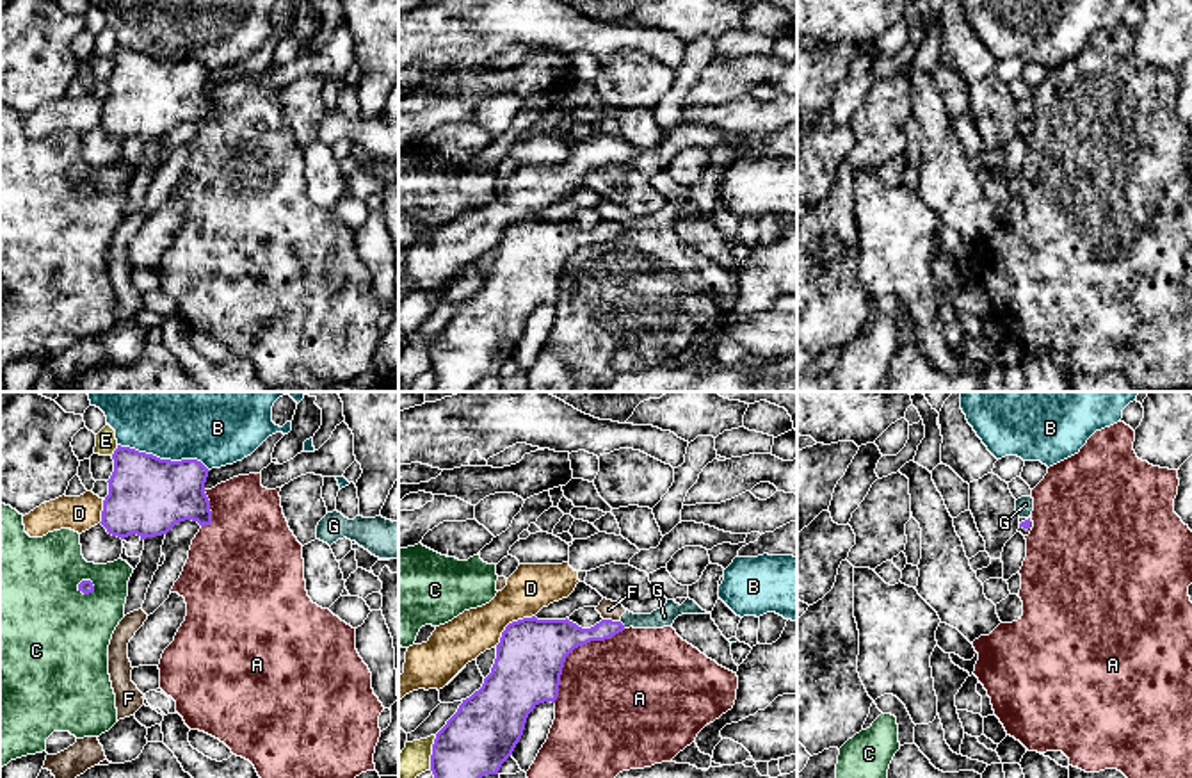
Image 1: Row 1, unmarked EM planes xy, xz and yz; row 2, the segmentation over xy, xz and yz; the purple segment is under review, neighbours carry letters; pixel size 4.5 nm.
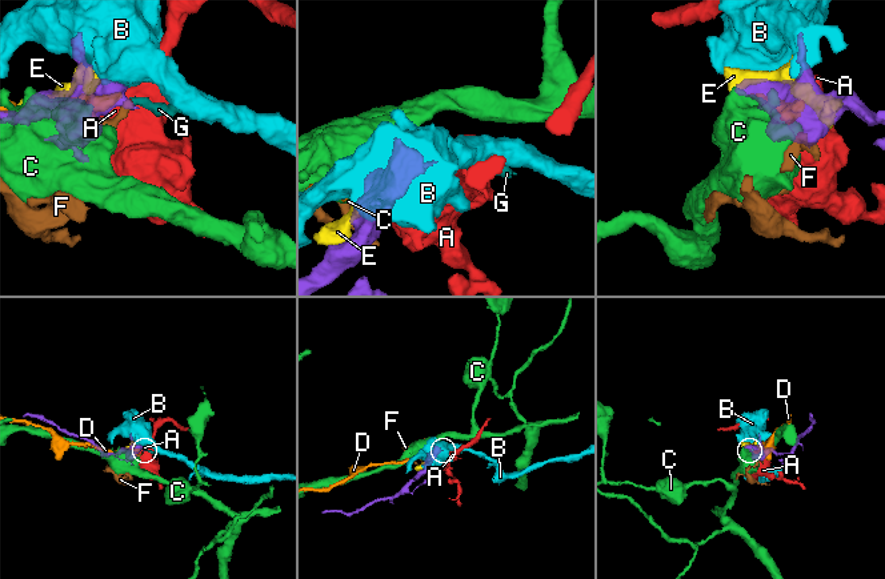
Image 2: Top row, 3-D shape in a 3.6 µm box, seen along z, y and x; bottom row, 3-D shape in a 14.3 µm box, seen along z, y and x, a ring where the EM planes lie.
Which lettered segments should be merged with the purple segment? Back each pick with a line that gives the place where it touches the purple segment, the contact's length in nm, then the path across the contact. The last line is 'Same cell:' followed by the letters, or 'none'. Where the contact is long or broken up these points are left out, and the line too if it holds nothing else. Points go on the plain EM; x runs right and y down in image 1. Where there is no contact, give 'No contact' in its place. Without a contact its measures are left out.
Same cell: none

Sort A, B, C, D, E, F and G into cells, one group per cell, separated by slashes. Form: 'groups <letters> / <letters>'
groups A / B / C / D / E / F G

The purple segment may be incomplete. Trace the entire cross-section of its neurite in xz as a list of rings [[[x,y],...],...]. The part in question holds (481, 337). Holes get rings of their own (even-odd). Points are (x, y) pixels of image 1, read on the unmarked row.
[[[532,217],[509,224],[482,288],[463,301],[436,335],[432,392],[470,392],[482,377],[498,376],[519,344],[528,315],[539,304],[555,304],[566,258],[578,247],[623,231],[624,226],[612,221],[591,230],[568,219]]]

